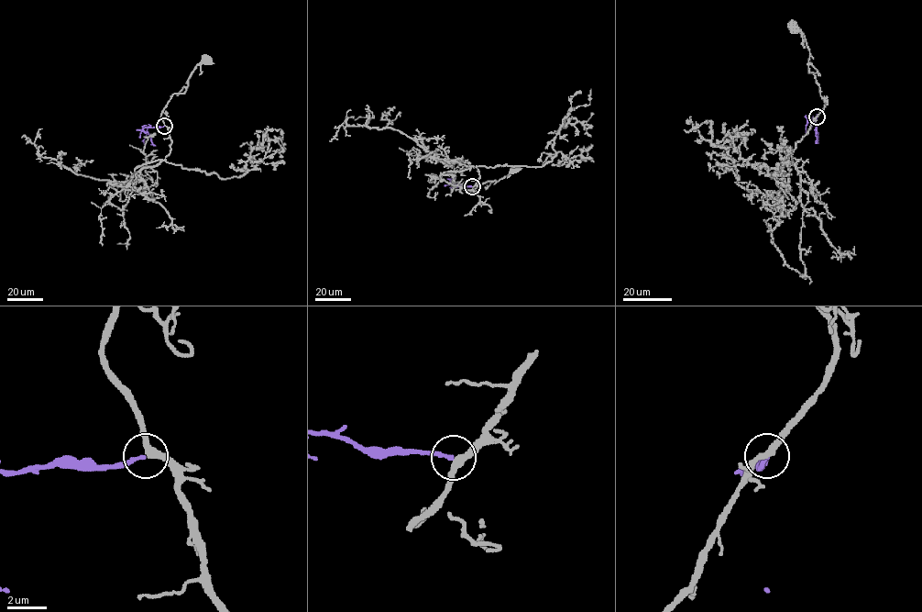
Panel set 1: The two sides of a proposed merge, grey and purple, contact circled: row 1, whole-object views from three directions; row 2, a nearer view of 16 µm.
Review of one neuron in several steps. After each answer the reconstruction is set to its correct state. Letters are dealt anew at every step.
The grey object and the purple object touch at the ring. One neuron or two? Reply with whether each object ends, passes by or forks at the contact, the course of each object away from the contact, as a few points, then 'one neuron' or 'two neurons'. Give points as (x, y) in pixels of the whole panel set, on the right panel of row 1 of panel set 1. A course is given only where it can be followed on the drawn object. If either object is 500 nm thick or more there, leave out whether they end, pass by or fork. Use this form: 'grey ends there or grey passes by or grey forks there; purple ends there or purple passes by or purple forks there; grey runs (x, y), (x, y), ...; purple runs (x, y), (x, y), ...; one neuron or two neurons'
grey passes by; purple ends there; grey runs (817, 116), (824, 105), (824, 100), (816, 76), (808, 72), (809, 52), (804, 36), (795, 26); purple runs (817, 116), (813, 118), (817, 127), (815, 143); one neuron

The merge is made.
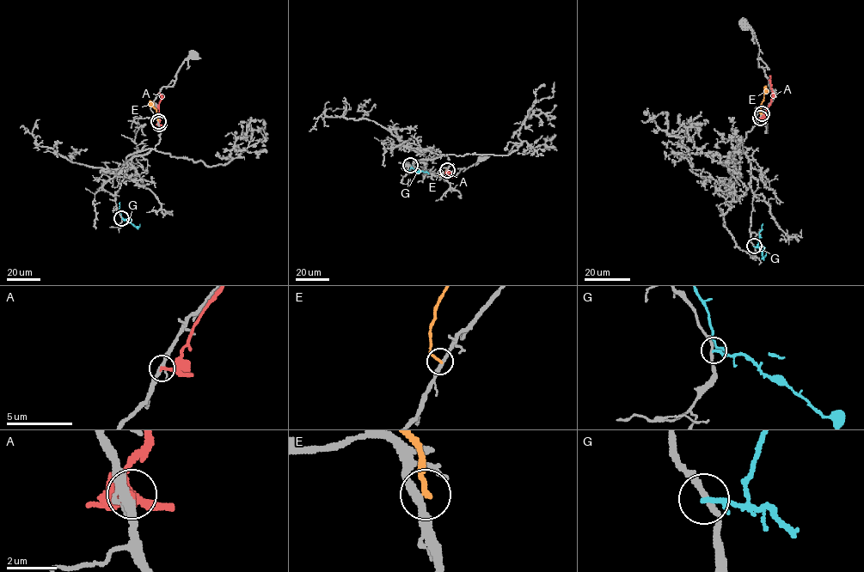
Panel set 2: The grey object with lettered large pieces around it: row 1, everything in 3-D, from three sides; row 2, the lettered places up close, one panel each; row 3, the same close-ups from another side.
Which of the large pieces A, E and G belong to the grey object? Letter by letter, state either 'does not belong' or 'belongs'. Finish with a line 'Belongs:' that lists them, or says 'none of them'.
A: does not belong
E: does not belong
G: does not belong
Belongs: none of them

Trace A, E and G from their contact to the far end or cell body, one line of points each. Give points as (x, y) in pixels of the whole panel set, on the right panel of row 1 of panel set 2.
A: (760, 118), (772, 97), (769, 76)
E: (761, 113), (759, 108), (766, 86)
G: (754, 246), (762, 250), (763, 257), (766, 253)

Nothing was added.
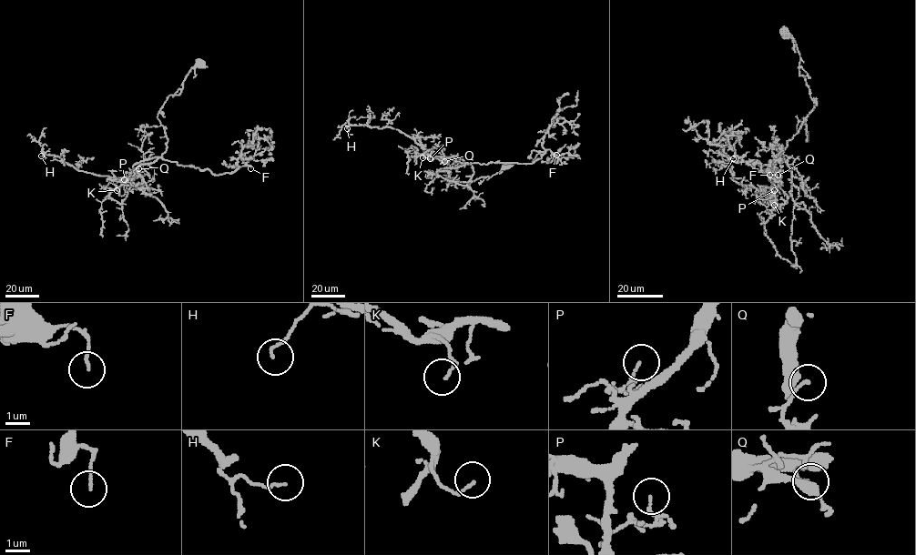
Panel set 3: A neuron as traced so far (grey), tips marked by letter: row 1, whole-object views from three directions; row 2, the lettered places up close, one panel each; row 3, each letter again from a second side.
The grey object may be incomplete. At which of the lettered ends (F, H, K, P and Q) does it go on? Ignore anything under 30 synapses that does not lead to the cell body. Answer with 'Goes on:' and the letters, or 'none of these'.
Goes on: none of these

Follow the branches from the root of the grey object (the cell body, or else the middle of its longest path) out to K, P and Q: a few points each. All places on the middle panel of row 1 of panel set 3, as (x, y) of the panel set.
K: (505, 167), (463, 187), (473, 173), (468, 162), (425, 154), (422, 157)
P: (505, 167), (463, 187), (473, 173), (471, 165), (461, 158), (438, 159), (428, 156), (430, 158)
Q: (505, 167), (491, 177), (477, 178), (463, 187), (473, 173), (473, 166), (461, 158), (441, 160), (444, 161)

